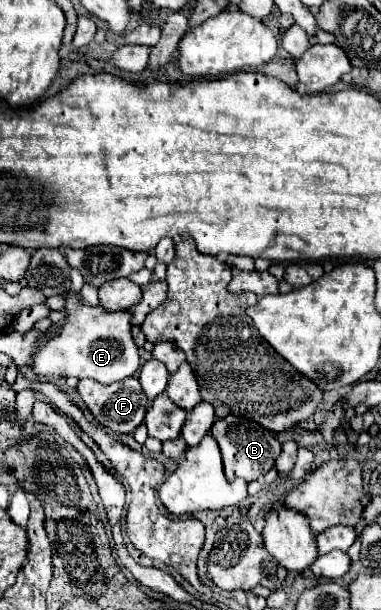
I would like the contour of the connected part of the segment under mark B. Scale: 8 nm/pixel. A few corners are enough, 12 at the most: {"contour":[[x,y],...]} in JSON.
{"contour":[[218,417],[228,481],[254,481],[274,467],[282,449],[268,429]]}

